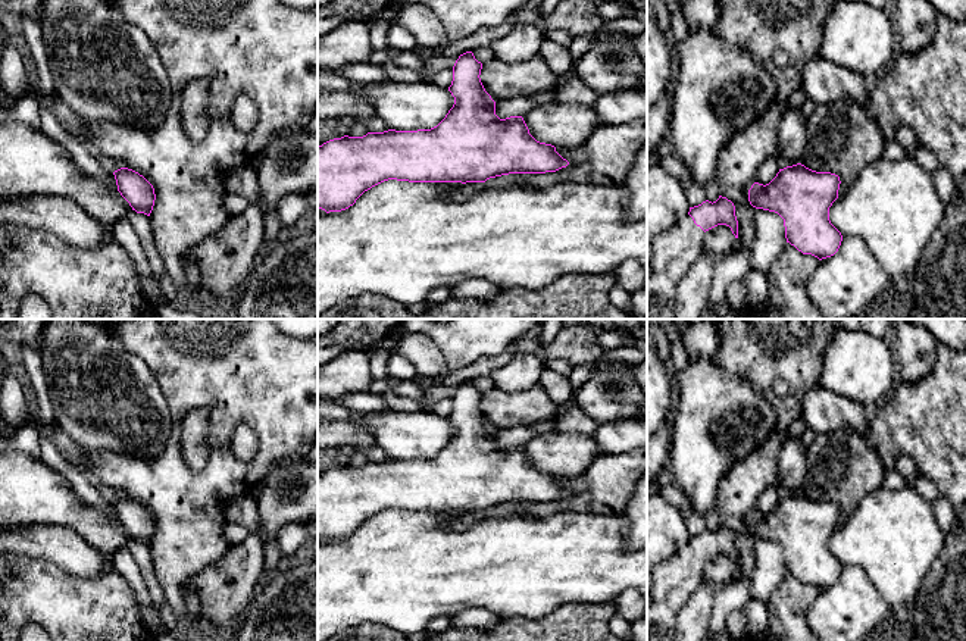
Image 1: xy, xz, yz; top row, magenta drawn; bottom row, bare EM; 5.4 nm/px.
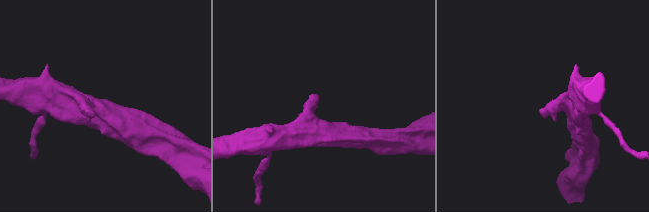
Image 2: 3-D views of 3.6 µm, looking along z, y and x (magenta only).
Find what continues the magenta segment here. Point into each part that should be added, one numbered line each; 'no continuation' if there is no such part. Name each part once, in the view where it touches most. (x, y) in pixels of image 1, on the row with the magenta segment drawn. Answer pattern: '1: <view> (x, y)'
1: yz (674, 253)

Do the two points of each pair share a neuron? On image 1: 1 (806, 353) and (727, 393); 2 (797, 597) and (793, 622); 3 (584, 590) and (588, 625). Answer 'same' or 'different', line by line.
1: different
2: same
3: different

